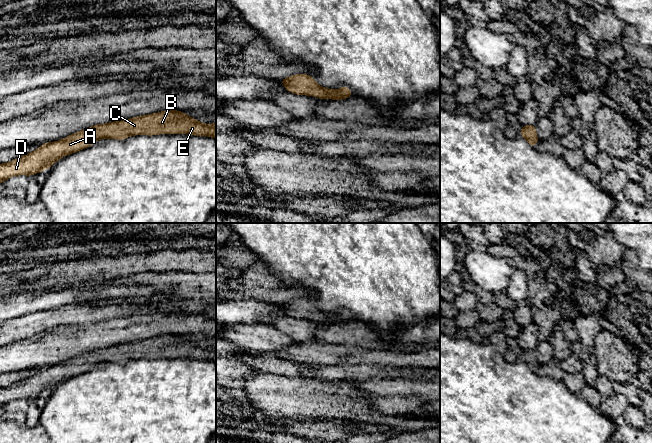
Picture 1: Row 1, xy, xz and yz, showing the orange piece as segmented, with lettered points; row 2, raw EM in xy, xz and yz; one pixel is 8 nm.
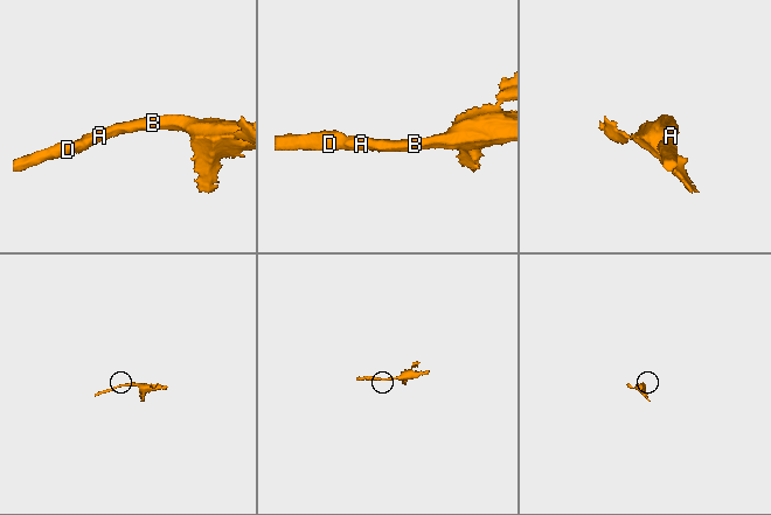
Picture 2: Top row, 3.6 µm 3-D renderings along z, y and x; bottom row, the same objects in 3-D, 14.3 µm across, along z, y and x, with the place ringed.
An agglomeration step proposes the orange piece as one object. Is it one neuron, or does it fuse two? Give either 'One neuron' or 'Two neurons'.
One neuron

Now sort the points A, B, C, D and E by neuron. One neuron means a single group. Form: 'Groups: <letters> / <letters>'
Groups: A B C D E

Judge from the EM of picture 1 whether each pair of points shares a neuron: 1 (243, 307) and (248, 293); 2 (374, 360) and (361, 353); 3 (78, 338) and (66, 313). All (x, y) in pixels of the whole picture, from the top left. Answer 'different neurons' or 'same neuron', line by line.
1: different neurons
2: same neuron
3: different neurons

